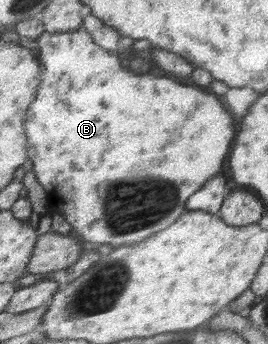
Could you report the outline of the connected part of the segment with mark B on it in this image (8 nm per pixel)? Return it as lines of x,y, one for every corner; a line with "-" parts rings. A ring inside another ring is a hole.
84,27
78,31
56,33
51,33
47,30
36,40
34,45
37,48
39,60
42,60
41,64
44,66
44,82
42,82
38,100
34,102
32,110
28,110
28,118
26,118
26,130
28,130
28,136
30,136
28,146
32,150
30,158
36,164
34,172
36,172
38,181
48,193
53,193
54,199
57,199
56,202
60,204
60,212
65,216
67,222
86,240
95,243
95,247
111,243
114,248
128,246
130,242
140,244
140,242
148,240
150,236
170,228
174,222
178,222
180,216
184,216
184,213
186,213
186,210
184,210
186,200
196,190
200,190
200,186
204,186
212,176
216,176
220,172
220,168
222,168
222,162
224,162
224,158
226,158
226,154
230,150
230,144
232,144
234,132
236,132
230,112
226,112
222,108
220,100
214,94
206,94
200,88
178,84
174,78
168,78
168,76
164,76
164,78
158,78
158,76
152,76
152,74
138,76
138,74
130,72
128,68
122,68
122,62
117,52
106,50
95,41
91,31
86,30

